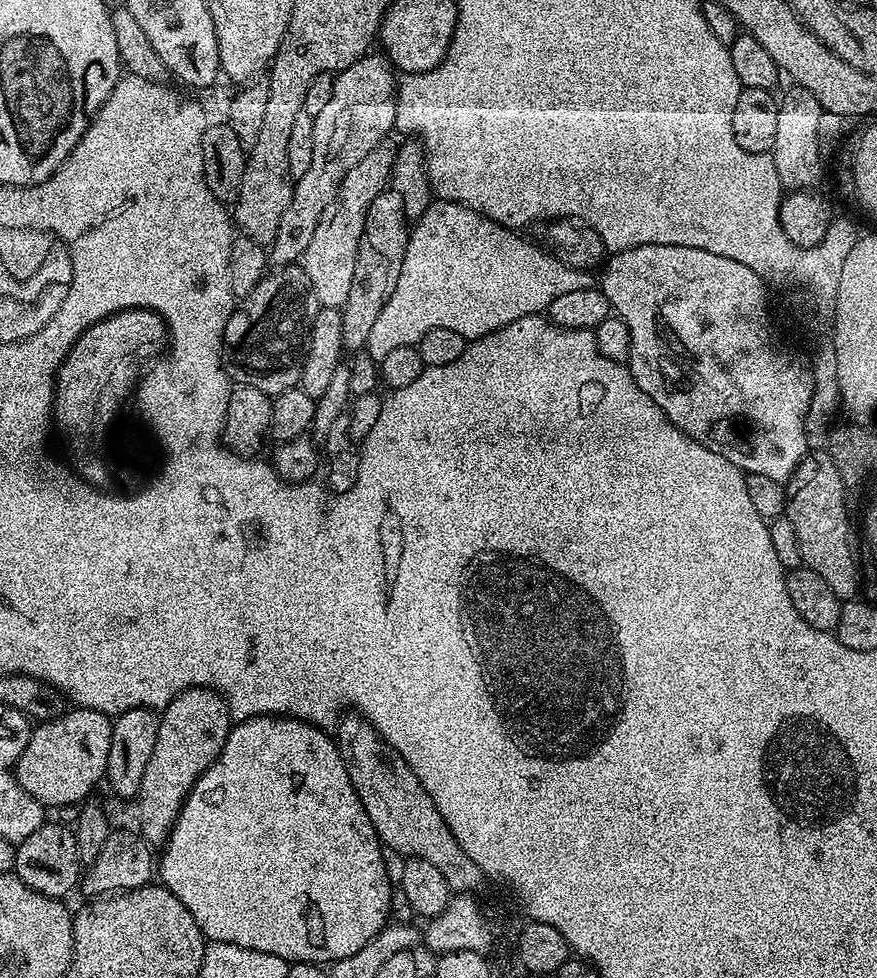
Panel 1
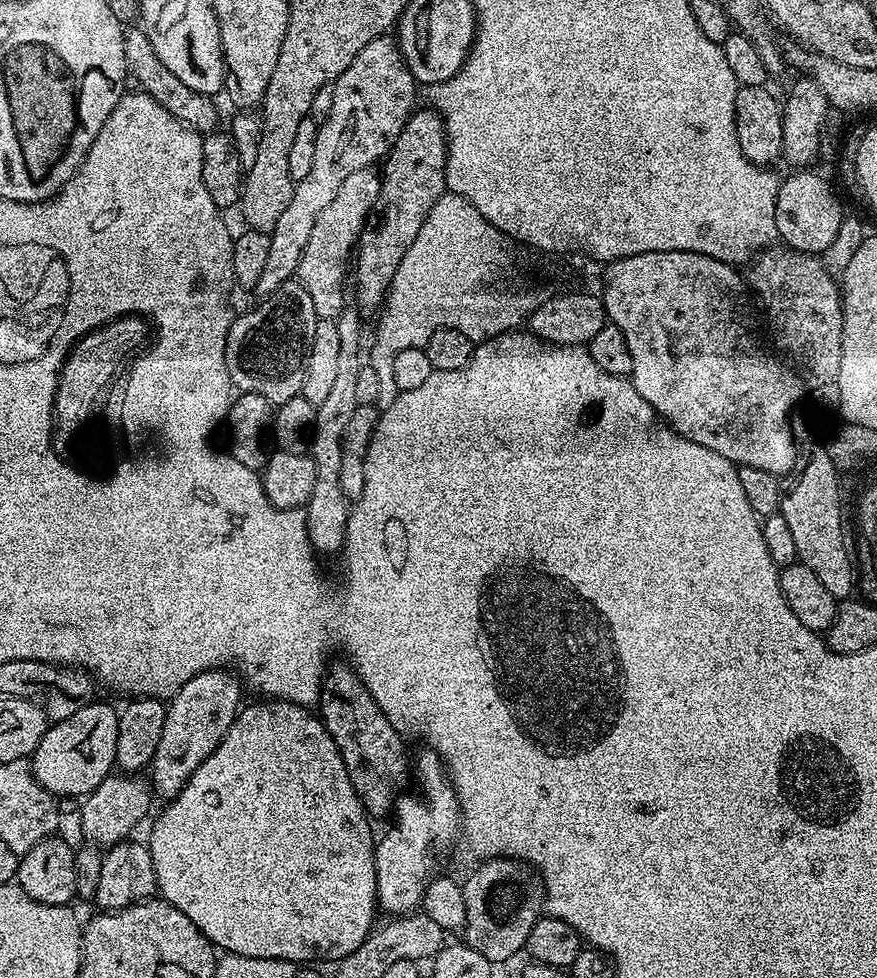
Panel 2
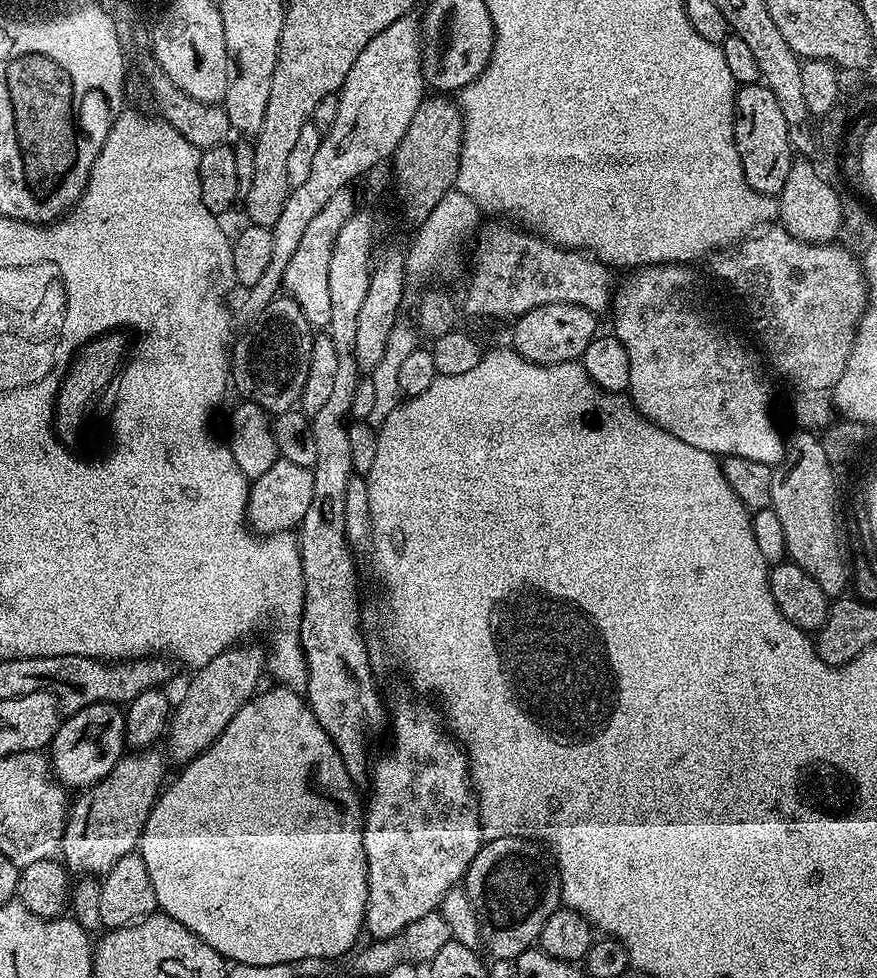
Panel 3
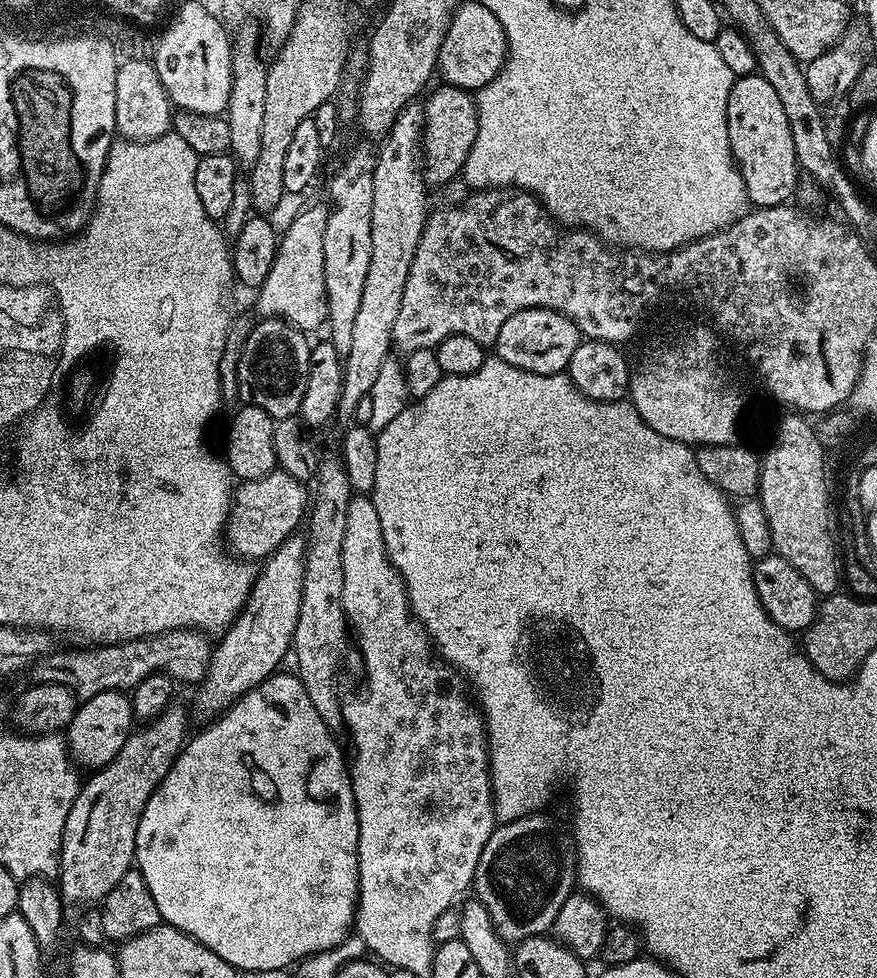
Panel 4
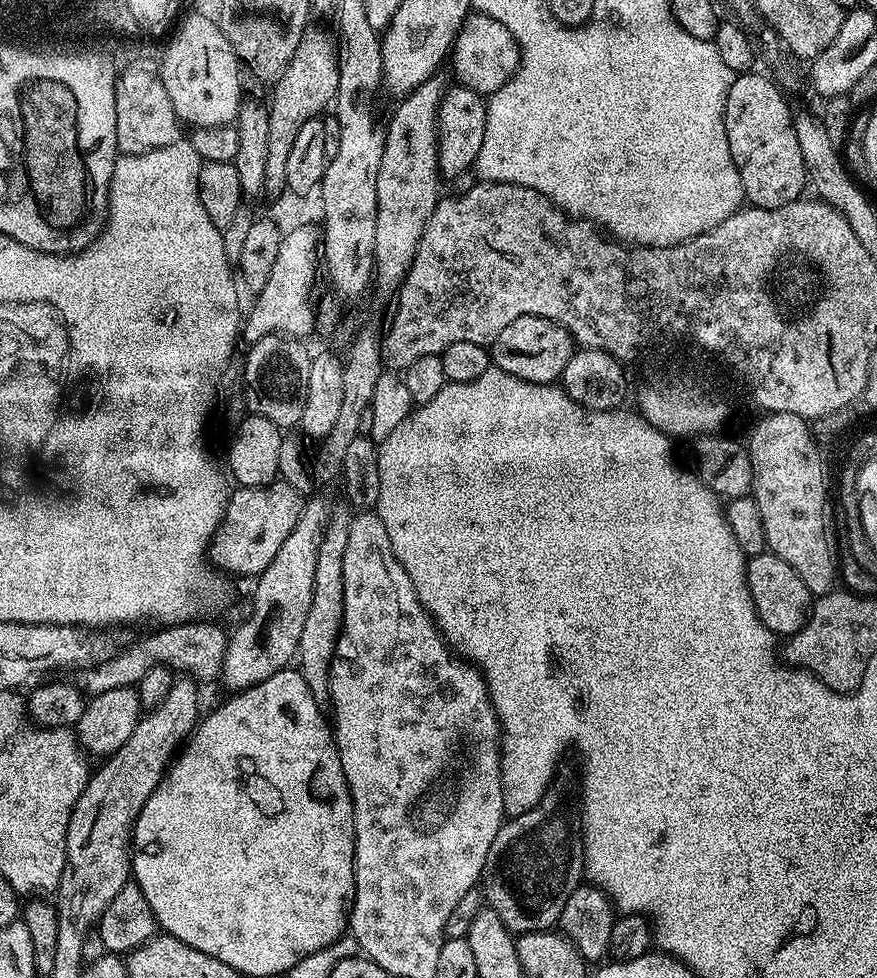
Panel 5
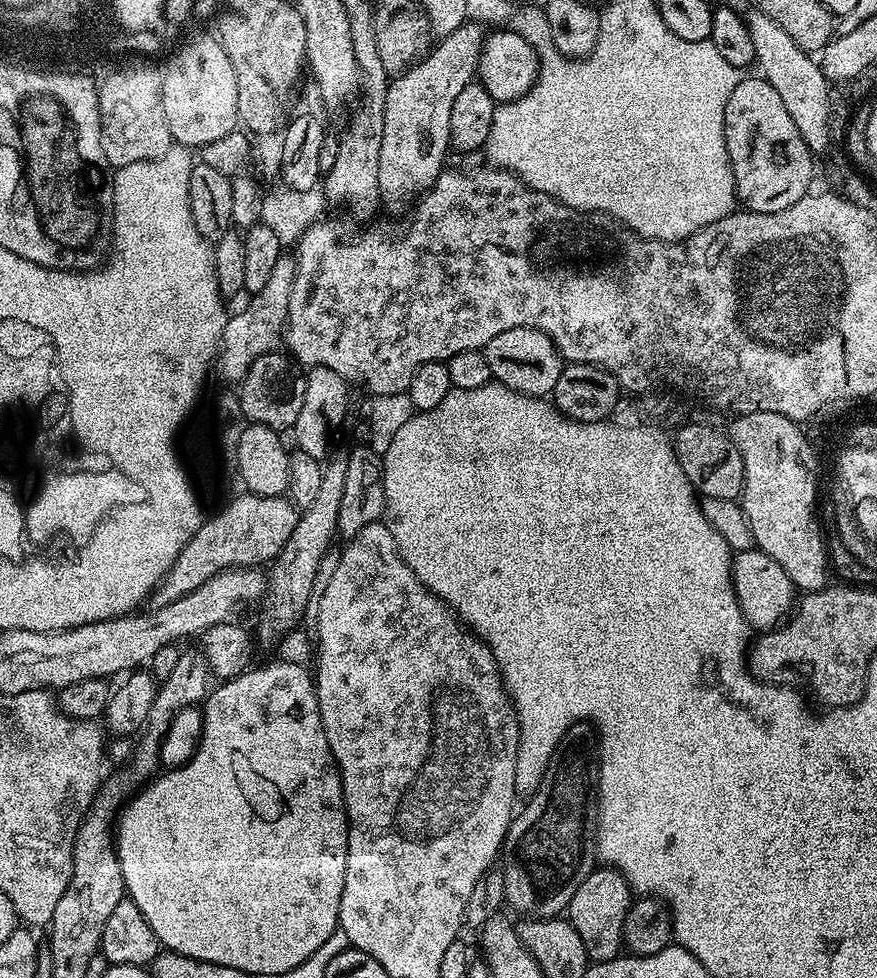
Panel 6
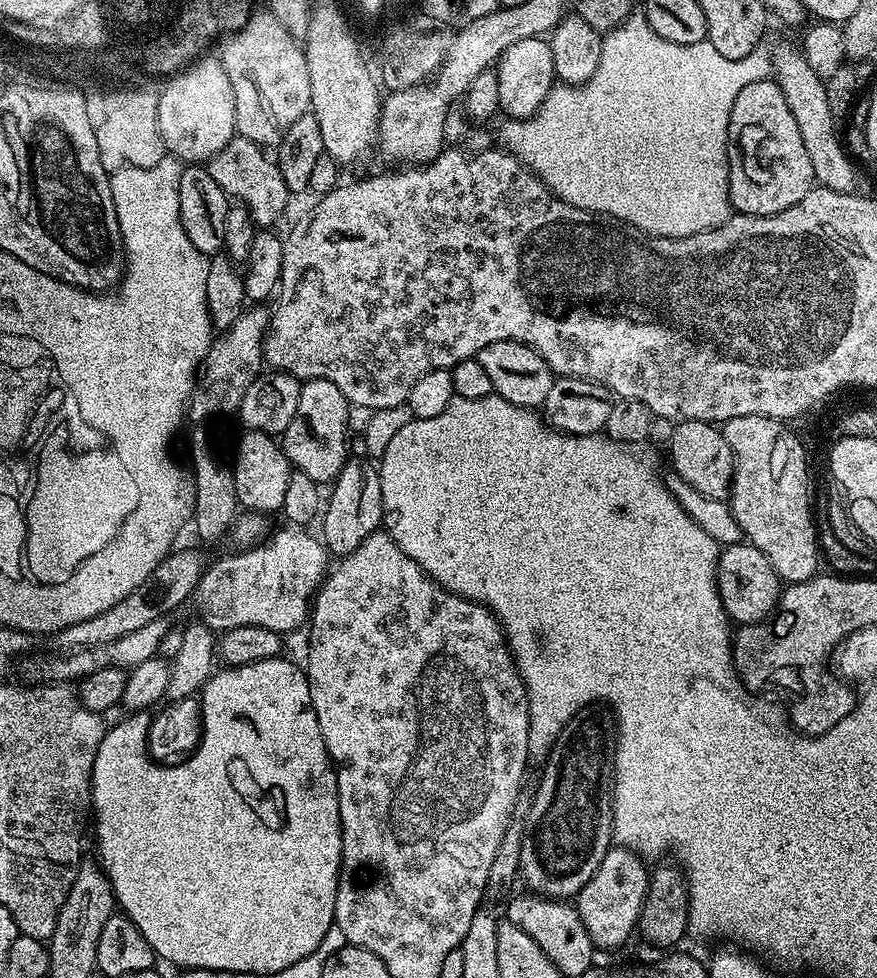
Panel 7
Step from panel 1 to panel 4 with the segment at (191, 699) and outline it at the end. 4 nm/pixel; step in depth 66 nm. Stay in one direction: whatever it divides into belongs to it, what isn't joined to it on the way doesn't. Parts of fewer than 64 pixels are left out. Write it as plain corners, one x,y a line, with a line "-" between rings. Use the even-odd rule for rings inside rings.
293,534
278,546
278,550
271,557
263,561
257,571
256,580
252,583
252,590
247,604
244,605
239,616
228,625
226,631
219,637
218,643
212,651
212,660
208,664
208,671
199,685
200,693
196,696
196,708
207,718
215,718
224,709
229,708
236,700
246,695
250,689
257,688
263,680
277,671
276,668
289,655
294,630
298,626
298,616
302,610
302,596
304,594
304,554
306,540
303,535

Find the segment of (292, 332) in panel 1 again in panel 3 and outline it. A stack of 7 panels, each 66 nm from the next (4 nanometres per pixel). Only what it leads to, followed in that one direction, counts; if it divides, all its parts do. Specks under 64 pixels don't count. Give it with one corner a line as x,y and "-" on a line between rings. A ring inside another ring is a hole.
280,294
262,311
262,316
240,334
240,337
235,337
230,348
230,380
234,388
236,384
247,403
262,406
269,414
293,411
299,405
302,386
306,386
306,370
310,366
310,346
314,335
313,326
302,306
291,296

